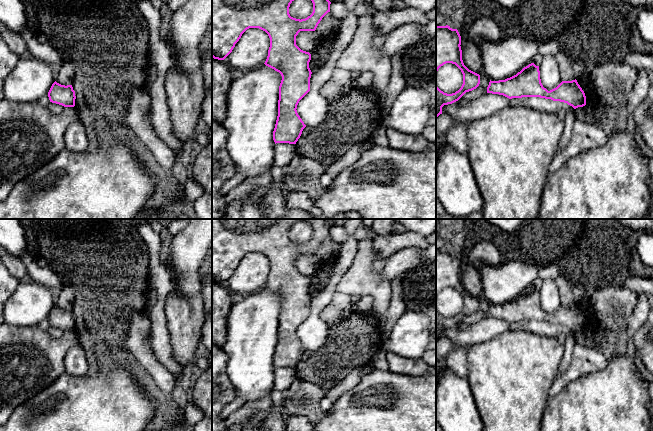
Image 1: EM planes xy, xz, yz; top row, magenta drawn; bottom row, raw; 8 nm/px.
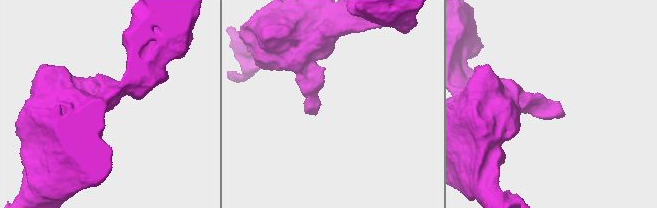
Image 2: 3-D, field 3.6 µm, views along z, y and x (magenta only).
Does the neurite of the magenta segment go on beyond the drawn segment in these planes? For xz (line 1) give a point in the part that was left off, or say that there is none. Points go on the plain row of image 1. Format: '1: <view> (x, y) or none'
1: none

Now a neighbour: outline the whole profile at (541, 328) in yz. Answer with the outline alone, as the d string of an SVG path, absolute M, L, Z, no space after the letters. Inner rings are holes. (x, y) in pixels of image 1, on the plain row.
M522 321L510 323L511 331L528 331L534 334L547 337L557 338L560 334L565 334L567 337L574 334L574 332L567 327L560 325L553 325L551 323L545 323L540 321Z

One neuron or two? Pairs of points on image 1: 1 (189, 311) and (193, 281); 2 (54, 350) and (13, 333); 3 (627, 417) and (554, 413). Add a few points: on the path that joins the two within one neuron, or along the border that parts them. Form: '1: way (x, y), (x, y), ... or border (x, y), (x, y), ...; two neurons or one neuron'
1: border (172, 288), (187, 297), (200, 291); two neurons
2: way (44, 350), (32, 350), (23, 342); one neuron
3: way (609, 417), (572, 417); one neuron

